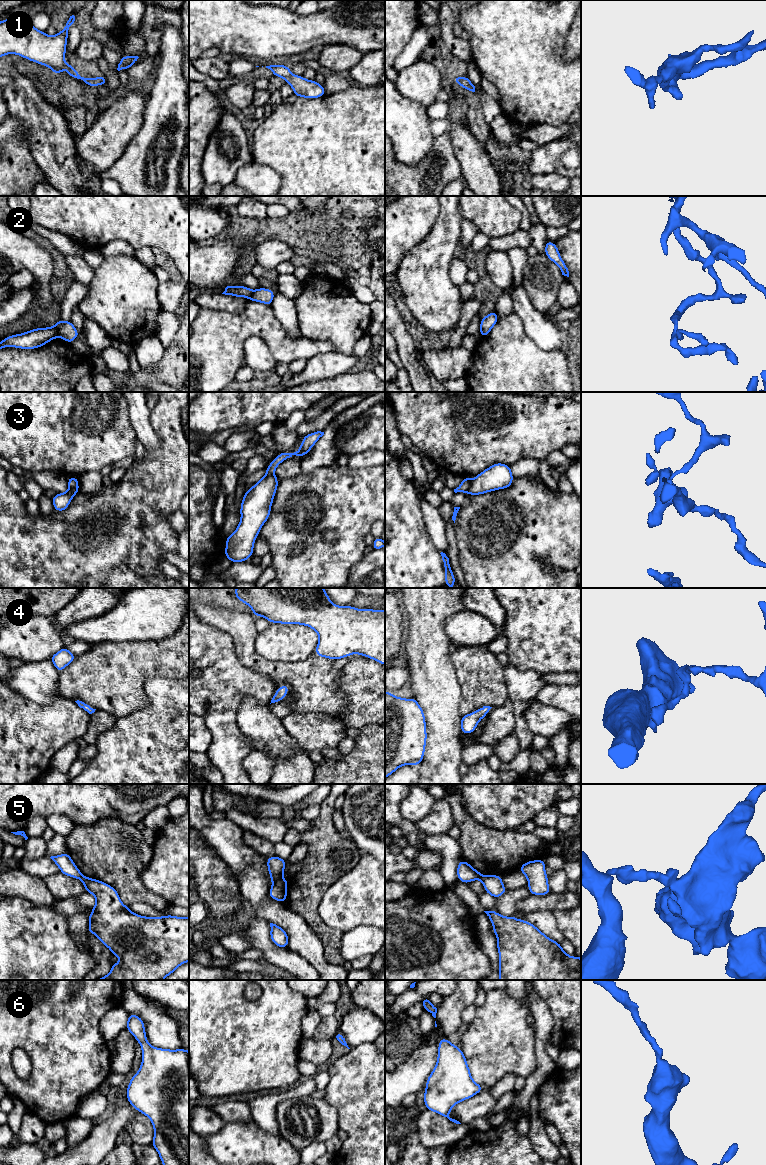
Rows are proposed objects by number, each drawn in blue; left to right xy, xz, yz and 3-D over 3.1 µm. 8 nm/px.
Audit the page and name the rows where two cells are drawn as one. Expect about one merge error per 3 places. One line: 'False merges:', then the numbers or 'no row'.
False merges: 2, 3, 5

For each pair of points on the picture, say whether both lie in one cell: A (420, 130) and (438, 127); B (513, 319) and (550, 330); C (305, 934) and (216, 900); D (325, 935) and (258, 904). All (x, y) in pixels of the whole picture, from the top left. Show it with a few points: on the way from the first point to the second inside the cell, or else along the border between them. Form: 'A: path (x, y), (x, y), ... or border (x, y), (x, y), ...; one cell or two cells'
A: border (428, 119), (428, 127), (434, 136); two cells
B: border (513, 312), (519, 317), (524, 331), (534, 341); two cells
C: border (239, 882), (239, 890), (244, 899); two cells
D: border (294, 913), (303, 918), (324, 949); two cells

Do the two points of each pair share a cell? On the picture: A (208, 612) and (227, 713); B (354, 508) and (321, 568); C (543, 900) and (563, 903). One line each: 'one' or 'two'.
A: two
B: one
C: one

